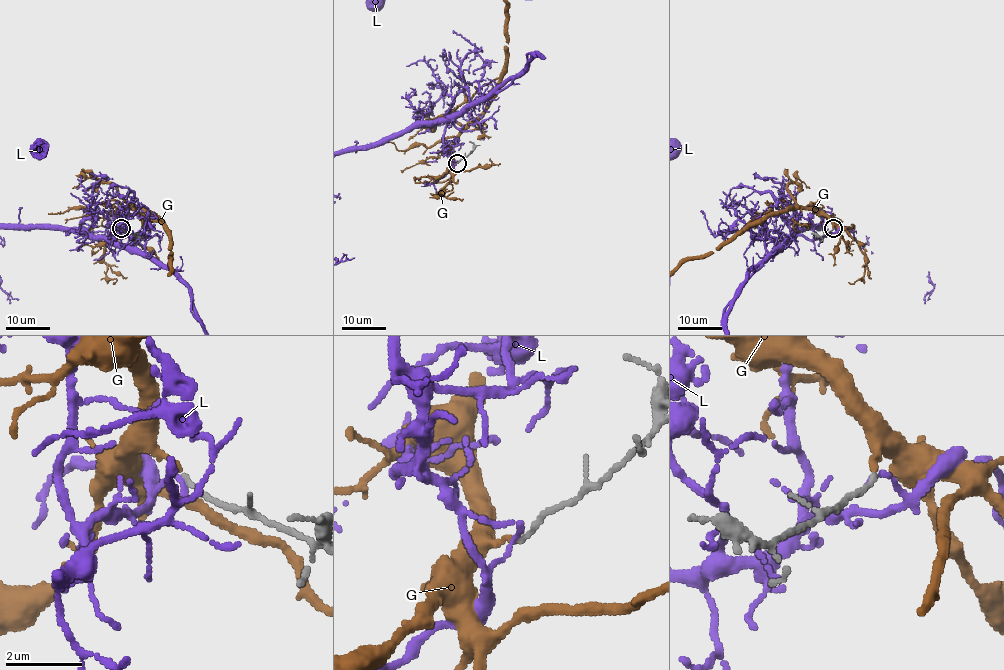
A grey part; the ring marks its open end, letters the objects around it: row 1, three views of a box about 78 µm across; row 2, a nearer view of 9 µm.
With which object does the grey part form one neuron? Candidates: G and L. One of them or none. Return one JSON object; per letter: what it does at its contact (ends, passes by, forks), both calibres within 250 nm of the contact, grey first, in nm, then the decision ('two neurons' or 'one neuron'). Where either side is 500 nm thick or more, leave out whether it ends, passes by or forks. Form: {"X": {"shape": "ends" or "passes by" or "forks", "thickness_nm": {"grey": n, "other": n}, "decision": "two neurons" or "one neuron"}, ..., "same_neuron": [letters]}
{"G": {"shape": "ends", "thickness_nm": {"grey": 120, "other": 180}, "decision": "one neuron"}, "L": {"shape": "ends", "thickness_nm": {"grey": 140, "other": 110}, "decision": "two neurons"}, "same_neuron": ["G"]}

